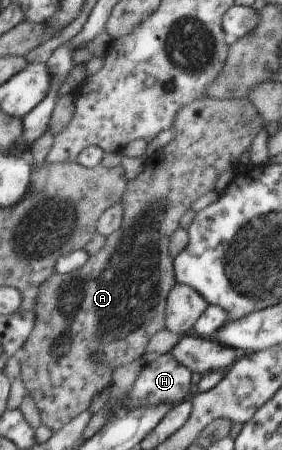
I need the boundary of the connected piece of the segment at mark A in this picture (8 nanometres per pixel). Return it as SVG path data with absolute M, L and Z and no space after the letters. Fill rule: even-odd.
M194 100L192 105L187 105L178 111L176 121L173 123L173 129L175 132L173 140L156 153L155 156L150 157L144 165L143 172L129 181L129 187L120 201L125 209L123 226L107 237L106 245L96 255L91 256L84 267L69 274L61 274L55 271L44 284L38 285L38 295L36 296L34 306L34 313L37 313L35 326L30 337L26 339L26 343L21 347L21 352L18 356L19 373L25 389L32 393L36 397L36 401L38 401L38 407L43 417L43 425L52 429L54 433L64 428L69 421L74 421L75 417L80 417L81 413L84 413L86 409L90 409L90 399L102 391L102 389L110 389L110 385L114 385L114 369L118 369L118 366L130 363L134 359L140 359L144 355L150 339L158 331L162 331L162 329L167 327L167 300L169 299L169 293L173 291L173 287L177 284L177 277L174 273L175 258L172 258L172 255L168 253L168 243L172 239L170 235L174 233L175 229L180 227L182 215L192 207L194 200L202 197L202 195L206 195L208 191L214 190L220 174L228 171L234 172L239 164L238 160L242 157L242 153L246 153L246 151L196 151L196 100ZM97 353L104 354L101 360L106 365L99 365L94 361Z

